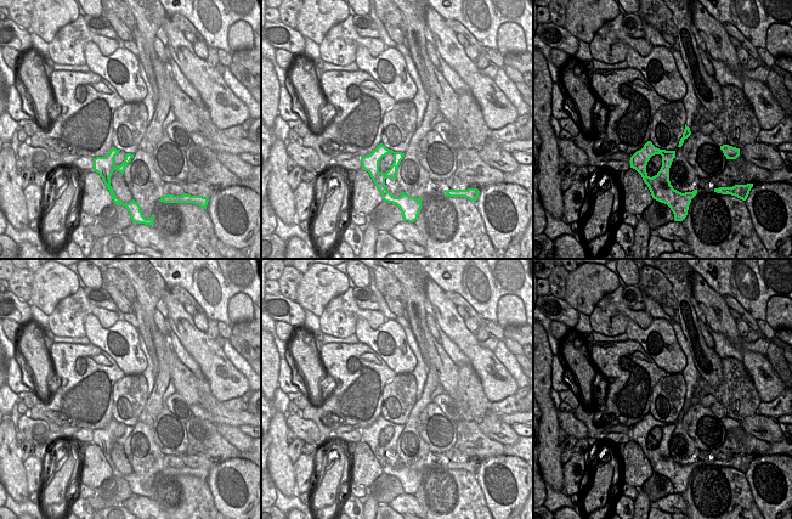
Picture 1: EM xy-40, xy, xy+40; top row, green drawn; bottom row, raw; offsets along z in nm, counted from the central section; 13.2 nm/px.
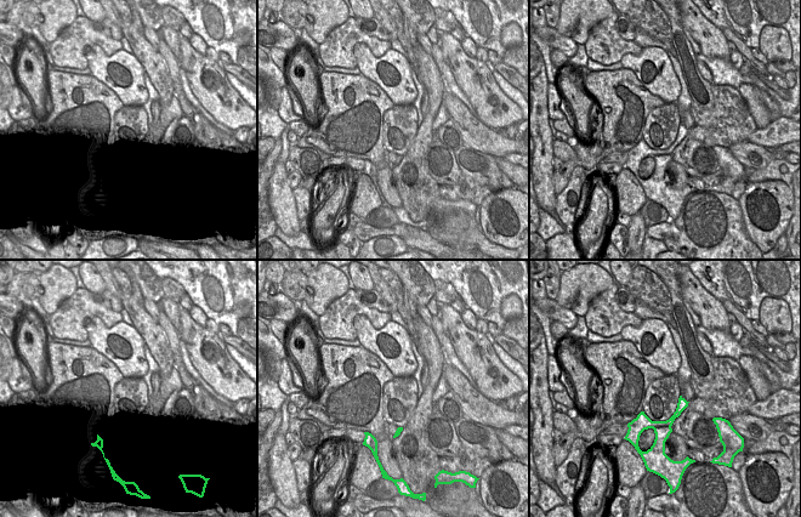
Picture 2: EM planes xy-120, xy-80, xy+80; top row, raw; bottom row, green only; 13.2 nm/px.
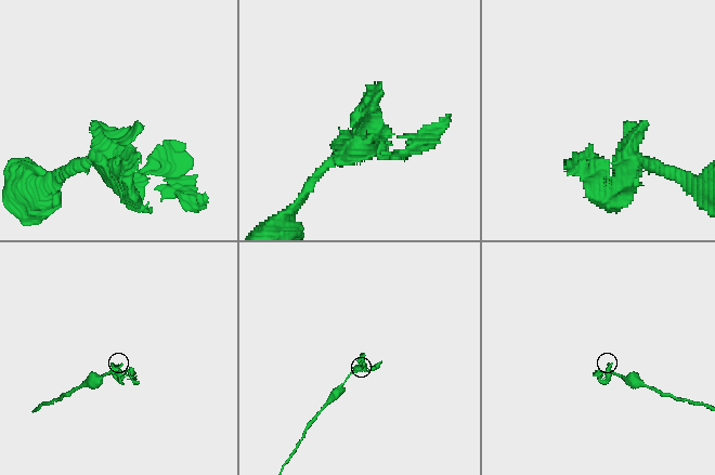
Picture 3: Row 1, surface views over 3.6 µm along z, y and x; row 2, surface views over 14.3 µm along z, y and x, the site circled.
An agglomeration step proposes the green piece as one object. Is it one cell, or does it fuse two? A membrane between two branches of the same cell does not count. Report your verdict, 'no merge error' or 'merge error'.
no merge error

